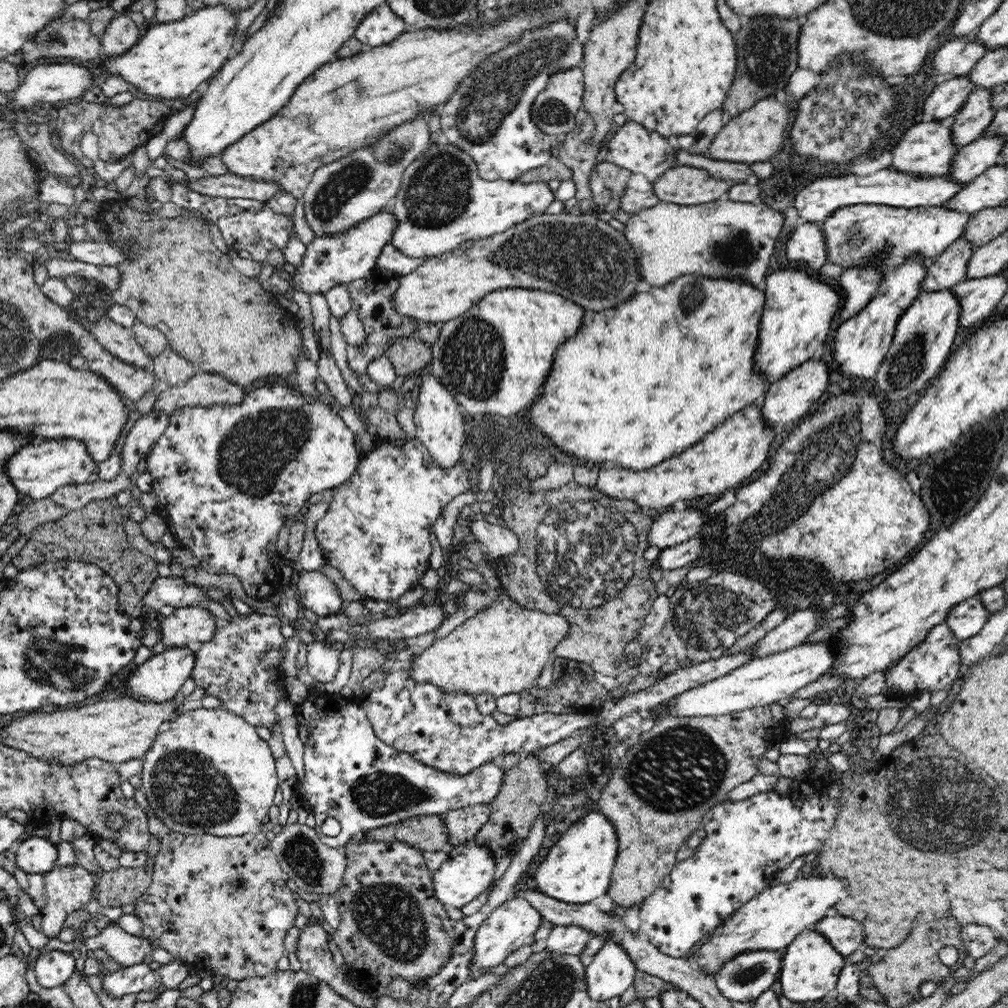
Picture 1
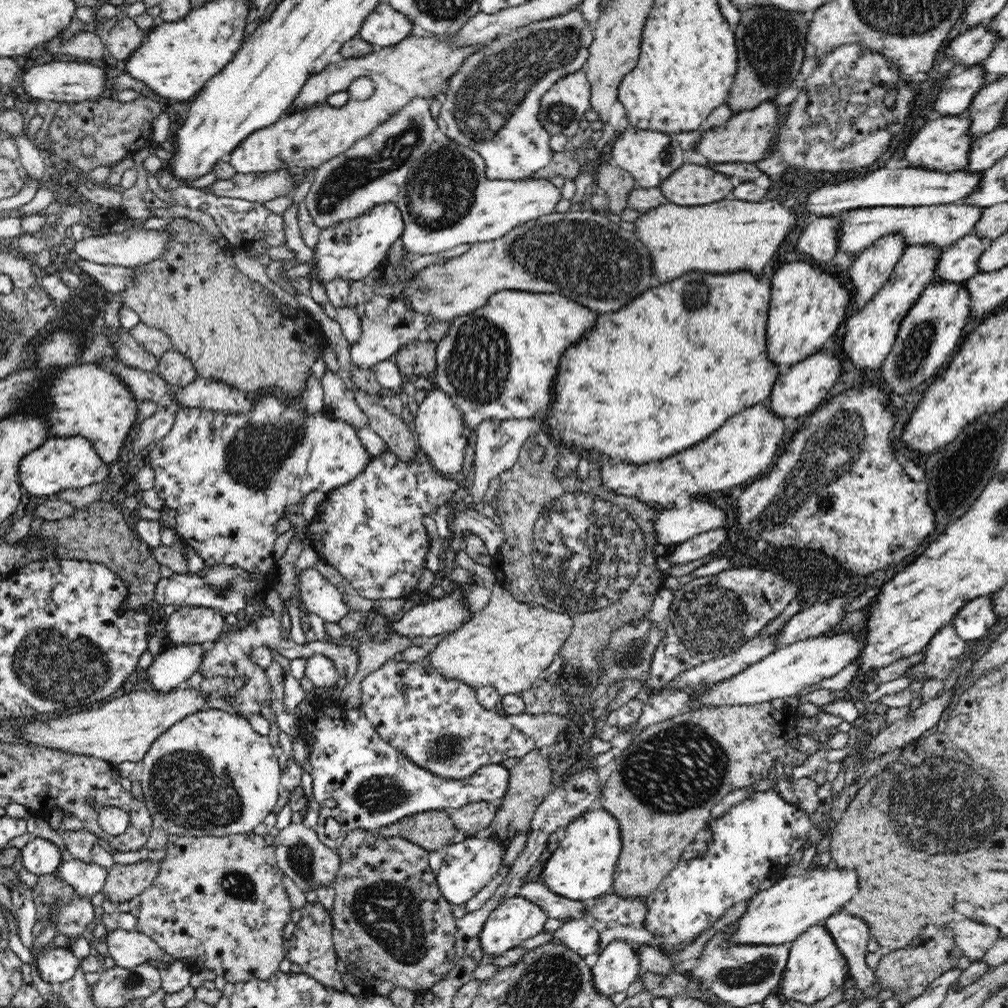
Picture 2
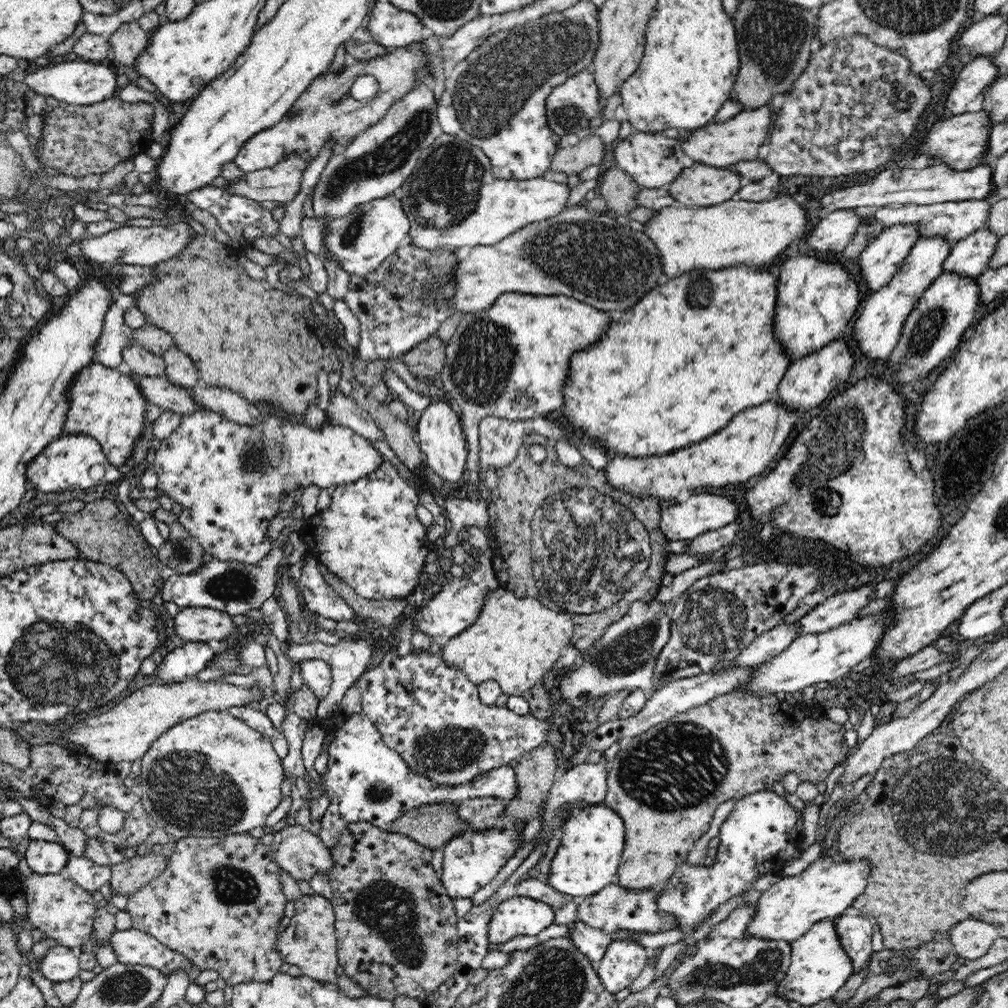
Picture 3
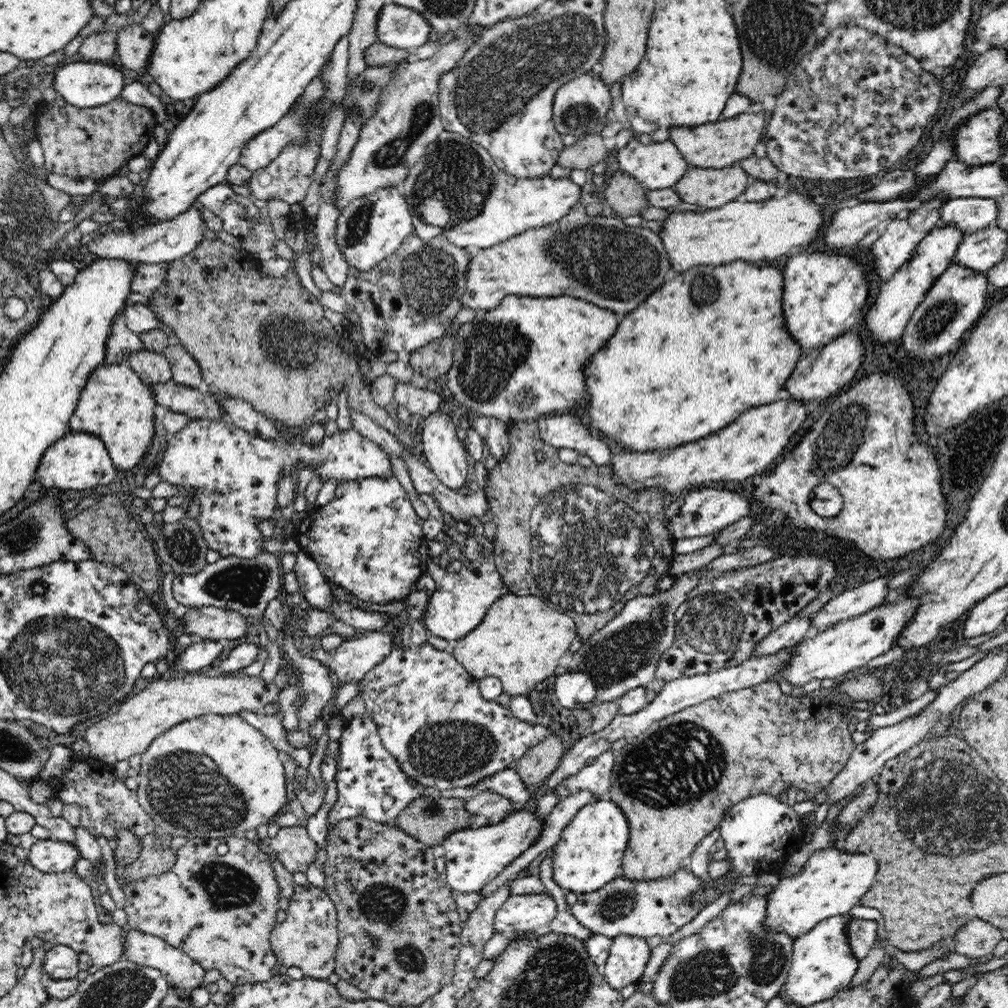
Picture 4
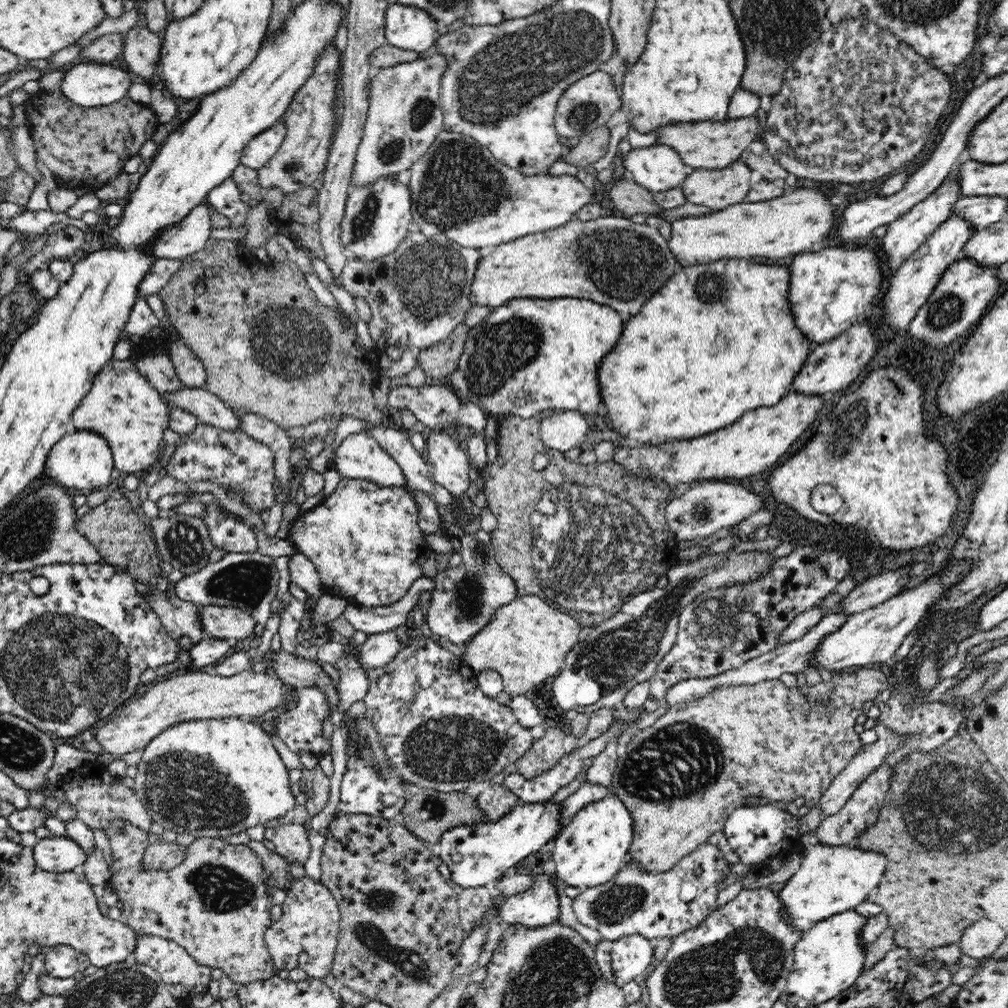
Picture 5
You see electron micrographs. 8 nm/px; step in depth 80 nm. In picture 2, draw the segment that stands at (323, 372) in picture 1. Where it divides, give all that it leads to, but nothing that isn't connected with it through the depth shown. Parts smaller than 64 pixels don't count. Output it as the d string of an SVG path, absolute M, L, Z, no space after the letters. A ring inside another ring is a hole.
M327 370L320 379L324 391L325 409L336 418L342 419L349 425L368 427L368 417L361 407L361 403L355 400L355 393L346 387L339 372Z

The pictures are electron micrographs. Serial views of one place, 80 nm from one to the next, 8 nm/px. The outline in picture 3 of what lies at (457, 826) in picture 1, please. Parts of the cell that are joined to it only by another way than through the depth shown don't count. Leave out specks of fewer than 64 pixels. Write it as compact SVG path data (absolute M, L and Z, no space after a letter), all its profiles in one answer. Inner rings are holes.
M476 797L462 801L456 808L456 815L468 823L468 832L490 829L500 818L506 800L492 797Z

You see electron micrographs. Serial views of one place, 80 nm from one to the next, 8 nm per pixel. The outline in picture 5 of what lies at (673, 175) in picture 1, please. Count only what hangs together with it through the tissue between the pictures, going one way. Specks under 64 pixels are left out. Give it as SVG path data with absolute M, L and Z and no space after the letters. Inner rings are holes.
M743 159L723 169L693 169L684 178L680 189L688 202L722 210L730 204L742 202L748 194L750 172Z

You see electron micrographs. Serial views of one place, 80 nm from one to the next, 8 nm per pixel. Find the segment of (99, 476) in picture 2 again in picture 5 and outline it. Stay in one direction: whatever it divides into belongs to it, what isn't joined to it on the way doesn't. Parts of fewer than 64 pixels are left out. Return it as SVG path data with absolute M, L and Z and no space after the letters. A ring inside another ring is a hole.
M78 431L65 434L50 450L46 456L44 475L50 478L53 484L59 484L67 491L96 488L96 486L114 486L115 481L110 477L115 464L108 441L92 431Z

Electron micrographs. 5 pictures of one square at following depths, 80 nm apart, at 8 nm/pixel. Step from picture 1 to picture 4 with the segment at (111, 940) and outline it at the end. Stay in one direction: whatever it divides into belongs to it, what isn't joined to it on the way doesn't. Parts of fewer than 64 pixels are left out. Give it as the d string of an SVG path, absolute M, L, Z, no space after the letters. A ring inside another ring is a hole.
M134 929L125 930L122 938L122 958L139 965L157 968L172 988L175 986L190 991L190 988L200 988L204 984L202 981L204 968L179 948L171 947L166 941L154 935Z

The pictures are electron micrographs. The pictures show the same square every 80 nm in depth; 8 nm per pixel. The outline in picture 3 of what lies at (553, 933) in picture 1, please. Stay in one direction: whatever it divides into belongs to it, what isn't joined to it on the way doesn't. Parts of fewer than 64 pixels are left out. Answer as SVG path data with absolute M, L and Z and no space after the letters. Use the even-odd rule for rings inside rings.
M579 919L568 925L566 938L572 940L572 943L576 945L576 950L584 953L584 956L595 965L601 960L606 948L613 941L606 931L588 926Z

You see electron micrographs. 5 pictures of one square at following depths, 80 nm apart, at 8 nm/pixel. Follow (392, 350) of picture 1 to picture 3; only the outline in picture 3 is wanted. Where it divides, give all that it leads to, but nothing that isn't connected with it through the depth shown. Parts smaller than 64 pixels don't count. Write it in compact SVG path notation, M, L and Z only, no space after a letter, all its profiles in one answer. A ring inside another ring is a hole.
M428 337L424 342L404 353L402 361L412 375L429 380L442 371L445 362L444 346L446 343L440 338Z

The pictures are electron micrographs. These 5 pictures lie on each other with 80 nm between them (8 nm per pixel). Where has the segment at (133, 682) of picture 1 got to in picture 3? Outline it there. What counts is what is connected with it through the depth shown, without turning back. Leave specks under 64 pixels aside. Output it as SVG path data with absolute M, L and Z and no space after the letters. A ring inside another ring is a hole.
M187 642L168 652L156 666L154 674L162 685L194 678L197 672L208 667L208 662L214 654L208 643Z

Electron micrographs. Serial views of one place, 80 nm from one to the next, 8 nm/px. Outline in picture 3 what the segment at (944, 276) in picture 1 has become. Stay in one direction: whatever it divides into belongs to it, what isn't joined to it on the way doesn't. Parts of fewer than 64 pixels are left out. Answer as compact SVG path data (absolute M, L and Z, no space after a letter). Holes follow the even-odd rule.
M984 228L978 229L963 240L953 242L943 265L943 273L960 277L980 276L989 269L988 262L998 242L999 237Z

